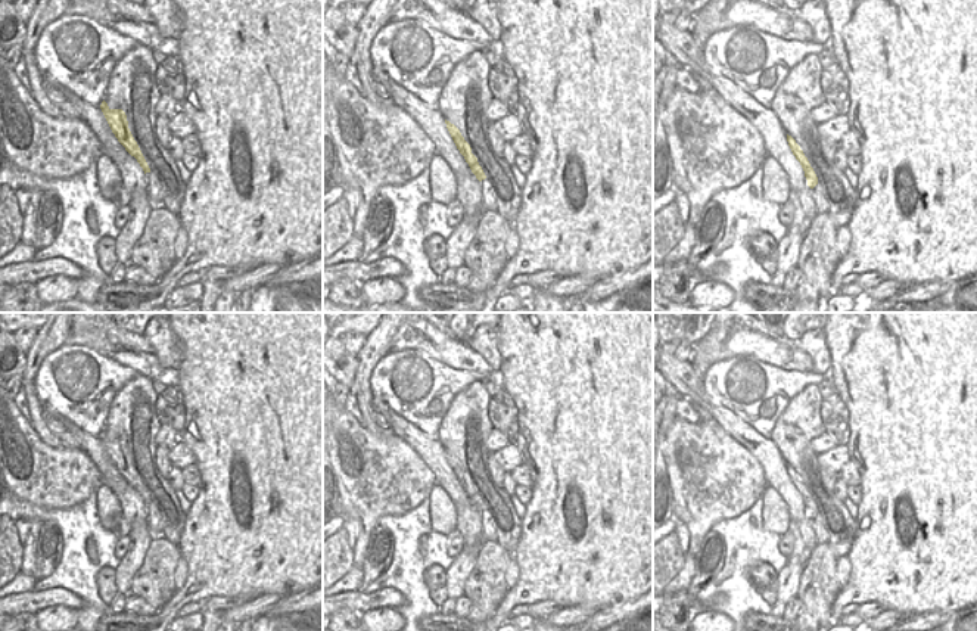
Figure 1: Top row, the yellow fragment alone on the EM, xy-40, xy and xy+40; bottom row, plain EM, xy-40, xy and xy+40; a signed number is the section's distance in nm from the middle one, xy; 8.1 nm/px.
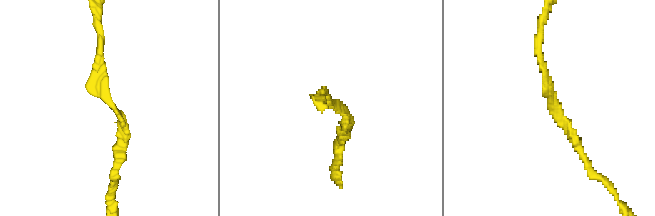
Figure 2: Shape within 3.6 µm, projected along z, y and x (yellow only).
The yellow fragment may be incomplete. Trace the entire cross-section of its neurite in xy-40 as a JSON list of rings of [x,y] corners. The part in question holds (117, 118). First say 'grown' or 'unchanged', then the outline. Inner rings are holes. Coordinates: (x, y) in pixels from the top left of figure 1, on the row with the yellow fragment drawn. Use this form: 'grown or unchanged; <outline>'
unchanged; [[[105,100],[102,102],[100,109],[102,109],[112,133],[118,139],[118,142],[125,147],[125,150],[131,156],[134,156],[137,159],[137,162],[143,168],[144,174],[150,172],[150,168],[128,128],[128,121],[127,121],[125,112],[122,109],[111,109]]]

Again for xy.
unchanged; [[[445,119],[445,124],[447,124],[447,128],[448,128],[451,137],[452,137],[455,146],[457,146],[457,149],[464,156],[464,159],[469,164],[472,172],[476,175],[476,178],[479,181],[485,180],[486,175],[485,175],[482,167],[479,165],[477,158],[472,153],[470,144],[461,136],[460,130],[454,124],[447,121],[447,119]]]

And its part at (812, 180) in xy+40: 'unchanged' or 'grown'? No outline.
unchanged

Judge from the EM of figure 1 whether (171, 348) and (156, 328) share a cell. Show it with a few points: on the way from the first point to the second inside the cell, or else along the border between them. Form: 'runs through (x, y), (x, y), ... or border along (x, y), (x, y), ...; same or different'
runs through (167, 344), (158, 332); same

